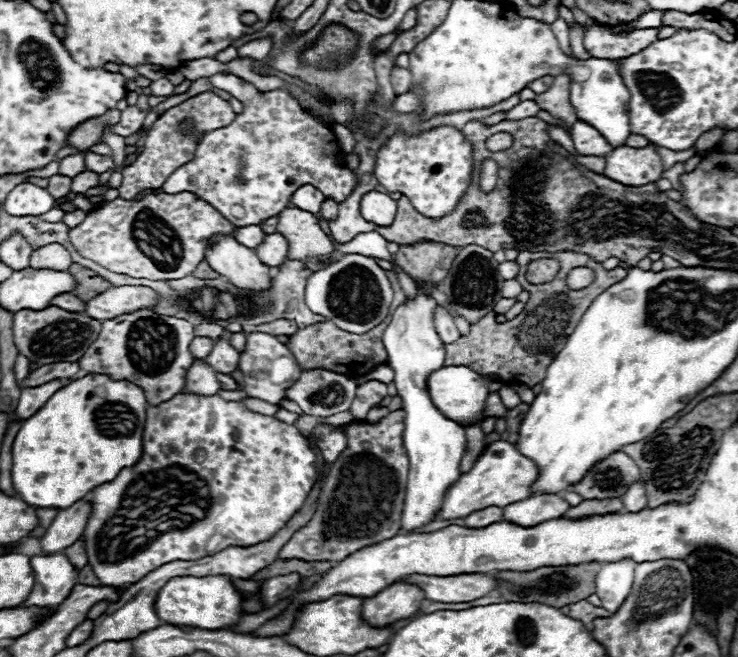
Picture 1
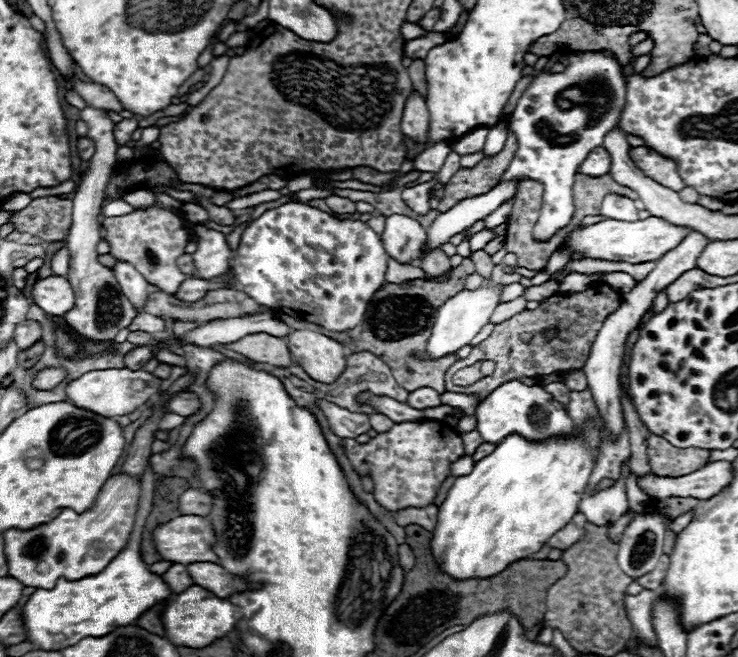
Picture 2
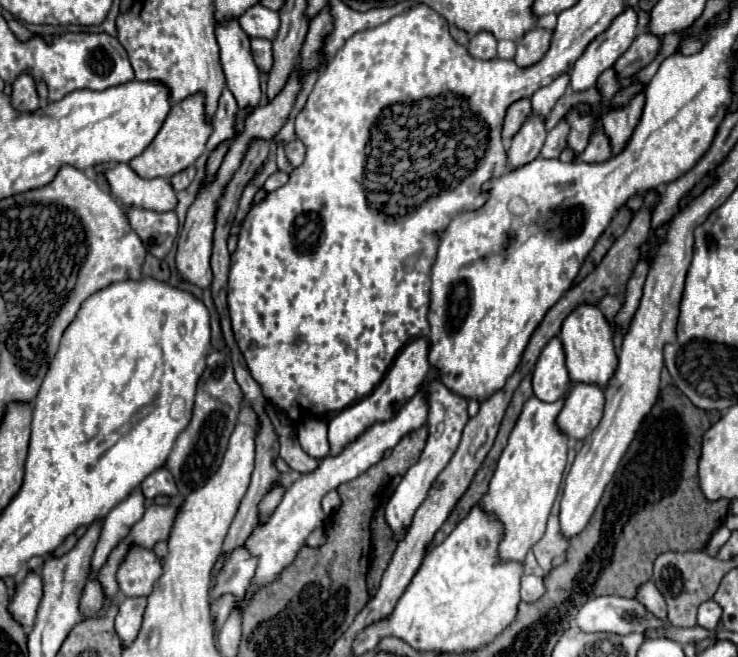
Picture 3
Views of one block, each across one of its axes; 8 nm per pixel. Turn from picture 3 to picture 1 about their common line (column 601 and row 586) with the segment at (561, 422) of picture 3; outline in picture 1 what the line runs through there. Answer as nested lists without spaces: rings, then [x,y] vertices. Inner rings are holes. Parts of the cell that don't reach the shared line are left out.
[[[396,580],[376,596],[364,600],[364,618],[372,626],[386,626],[396,620],[414,616],[424,600],[426,596],[420,586]]]

